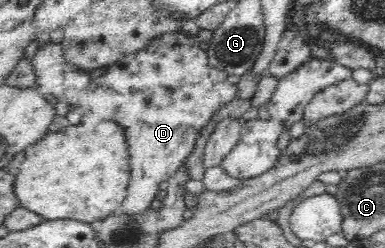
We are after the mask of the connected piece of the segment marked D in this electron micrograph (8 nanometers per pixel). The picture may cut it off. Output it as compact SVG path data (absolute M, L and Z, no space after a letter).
M182 30L161 34L153 38L137 53L130 53L114 65L105 69L91 69L89 73L74 69L66 62L62 44L47 41L39 46L32 65L35 71L39 92L48 99L61 99L69 110L81 114L82 123L113 123L125 131L130 155L130 178L124 203L115 215L143 215L149 213L150 203L160 191L159 185L177 173L193 153L201 131L207 127L211 117L221 107L226 107L237 95L239 76L227 74L208 63L207 52L199 46L197 36L189 36Z

